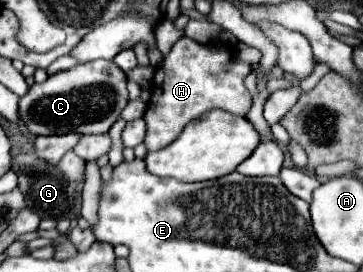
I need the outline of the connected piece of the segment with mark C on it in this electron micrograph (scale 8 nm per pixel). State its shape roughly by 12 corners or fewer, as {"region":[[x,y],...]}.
{"region":[[91,61],[33,83],[19,117],[35,135],[107,133],[127,77]]}

